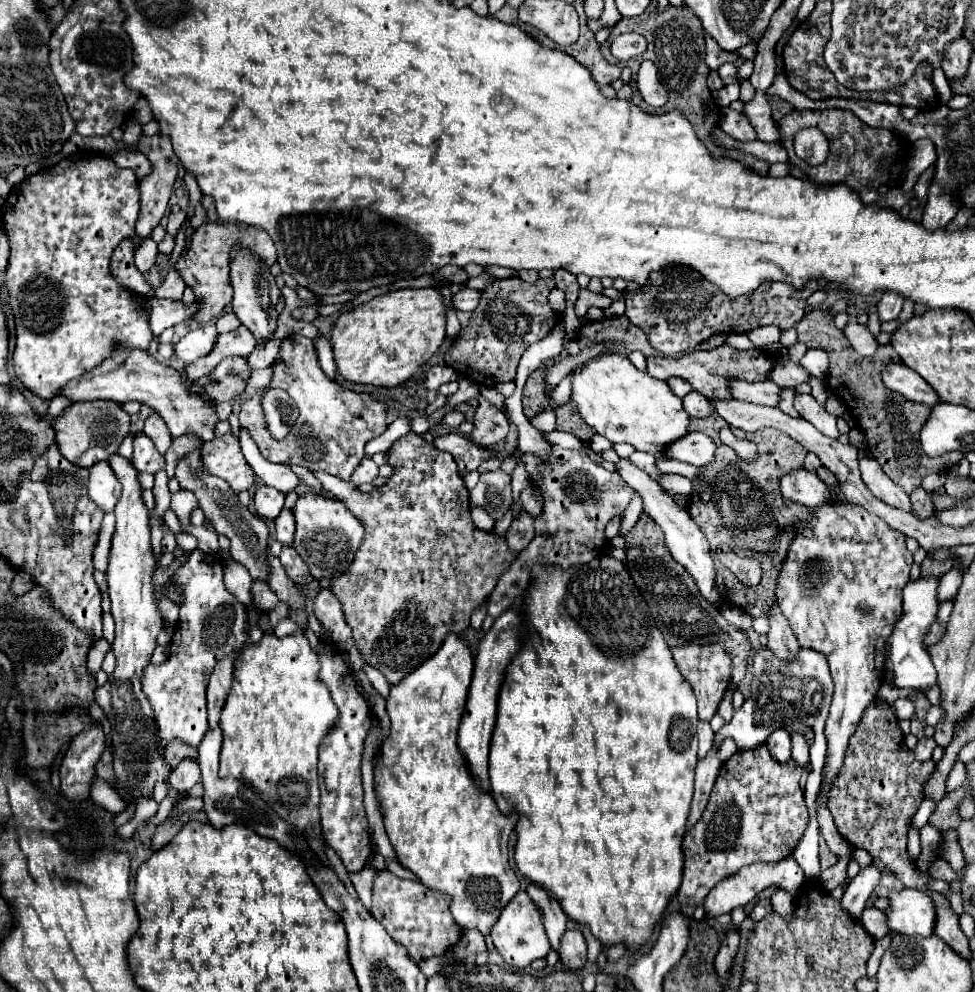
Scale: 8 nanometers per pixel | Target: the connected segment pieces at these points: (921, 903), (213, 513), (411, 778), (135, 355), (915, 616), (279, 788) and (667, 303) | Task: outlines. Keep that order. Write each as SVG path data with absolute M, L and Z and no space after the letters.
M917 889L891 891L887 895L889 909L883 911L887 917L887 927L891 933L905 935L931 935L935 925L933 901Z
M195 449L191 455L187 455L175 469L175 477L179 479L179 485L183 489L189 489L195 493L199 507L203 509L205 517L213 521L215 531L221 535L227 535L231 539L231 557L245 565L253 579L267 581L269 579L269 563L267 563L267 539L269 539L269 527L265 521L257 515L253 515L247 507L243 507L237 499L237 495L229 489L229 485L217 477L209 477L201 473L201 449Z
M447 637L437 655L409 673L401 683L391 685L387 697L391 733L383 739L381 759L377 757L375 761L375 795L397 861L415 873L423 885L451 895L451 915L463 929L477 929L483 935L489 935L501 909L519 891L519 879L509 865L507 853L507 841L517 815L513 813L511 819L497 809L493 797L487 791L481 791L457 751L455 739L471 675L473 657L469 645L459 637Z
M117 349L113 357L103 361L93 371L81 375L79 379L69 381L59 389L61 397L71 401L93 401L93 399L113 399L113 401L139 401L153 407L167 423L173 437L183 433L195 433L203 441L211 441L215 437L217 415L213 411L213 403L199 399L191 389L185 377L181 377L173 367L161 365L149 351L137 349Z
M925 577L923 581L907 583L907 587L903 589L903 615L897 621L887 641L887 663L885 663L885 669L893 673L891 687L895 689L929 687L935 683L937 673L927 649L923 647L923 637L929 631L929 625L937 617L937 609L939 609L937 587L939 587L939 577Z
M295 631L287 637L275 637L273 633L265 633L259 643L249 643L239 653L233 665L233 685L229 689L229 697L221 711L221 731L223 731L223 747L221 747L221 777L243 779L249 787L253 787L269 805L287 821L301 829L301 835L309 843L309 847L321 855L321 861L333 865L345 881L349 881L349 873L343 867L339 855L328 847L321 837L319 813L320 791L317 787L317 747L321 737L329 733L329 725L337 719L337 707L329 695L329 689L319 679L319 659L311 651L307 637L301 631Z
M665 267L665 273L653 271L649 275L649 283L641 289L625 289L623 297L627 305L625 315L631 323L649 333L651 345L665 355L677 355L691 351L719 331L729 335L747 333L763 325L777 325L781 329L795 327L795 323L799 323L805 315L805 303L809 295L817 289L817 281L809 281L805 289L795 289L791 283L783 281L765 281L759 291L735 297L733 301L691 267Z

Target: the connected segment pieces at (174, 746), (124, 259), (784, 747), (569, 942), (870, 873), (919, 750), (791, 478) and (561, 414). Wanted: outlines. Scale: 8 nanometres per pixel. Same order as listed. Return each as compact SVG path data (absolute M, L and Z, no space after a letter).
M173 741L167 745L165 749L165 759L169 761L171 767L175 767L177 763L185 761L185 759L191 759L191 761L197 761L197 747L191 747L191 745L185 745L181 741Z
M123 241L115 249L111 269L117 281L121 281L121 285L125 285L127 289L133 289L135 293L145 295L145 297L155 297L153 287L143 279L143 275L133 265L133 243L131 241Z
M777 729L773 731L767 741L765 741L771 757L775 757L777 761L785 763L791 755L789 755L789 749L791 749L791 741L789 741L789 733L785 729Z
M571 927L563 933L559 943L559 959L569 969L581 969L587 959L587 943L579 929Z
M871 863L869 867L861 869L849 883L843 899L841 899L841 907L849 913L849 915L861 915L861 911L865 909L873 889L877 887L881 877L881 871L875 863Z
M923 737L923 739L919 739L919 743L917 743L917 747L915 747L913 753L915 753L915 757L917 757L919 761L929 761L935 747L937 747L937 743L935 743L933 739Z
M797 469L781 477L781 495L787 501L813 507L821 505L821 501L829 501L829 487L817 477L817 473Z
M567 403L557 409L557 429L573 433L581 441L589 441L595 435L595 431L581 421L581 415L577 413L577 409L573 409L573 403Z

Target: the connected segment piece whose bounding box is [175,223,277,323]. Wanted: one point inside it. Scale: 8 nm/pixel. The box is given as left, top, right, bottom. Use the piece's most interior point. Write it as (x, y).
(206, 268)

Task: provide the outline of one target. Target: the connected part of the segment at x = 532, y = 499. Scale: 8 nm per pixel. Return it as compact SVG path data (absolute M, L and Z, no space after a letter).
M529 487L520 494L523 510L536 519L543 508L543 497L534 487Z

